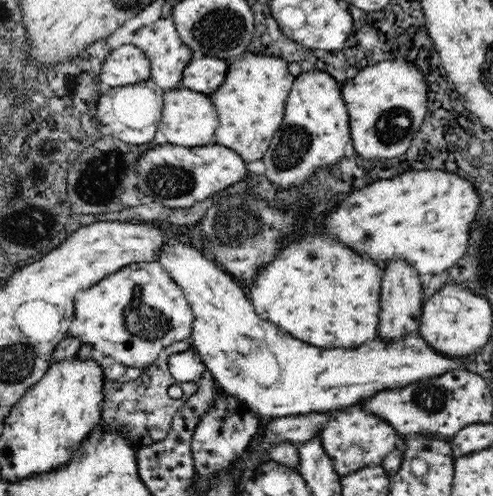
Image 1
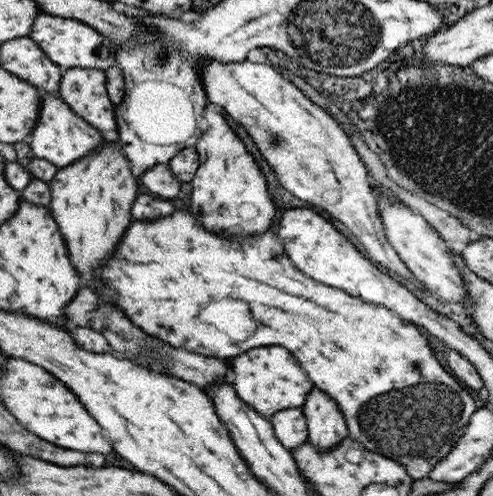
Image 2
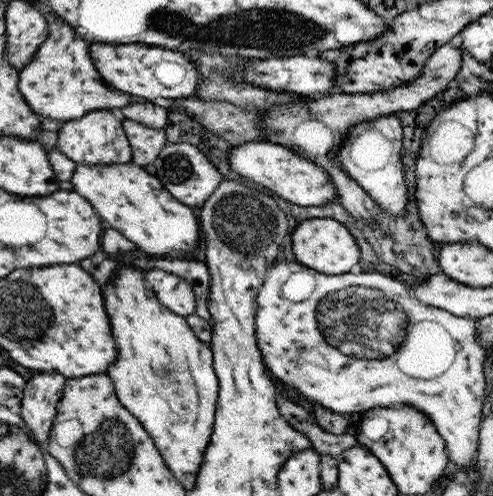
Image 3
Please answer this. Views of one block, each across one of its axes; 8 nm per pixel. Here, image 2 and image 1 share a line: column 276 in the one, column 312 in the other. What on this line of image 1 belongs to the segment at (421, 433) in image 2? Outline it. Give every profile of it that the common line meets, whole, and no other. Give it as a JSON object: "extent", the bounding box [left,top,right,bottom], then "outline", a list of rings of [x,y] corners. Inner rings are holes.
{"extent":[248,236,382,348],"outline":[[[306,236],[296,244],[288,244],[260,272],[262,276],[256,276],[248,298],[262,320],[282,322],[282,330],[318,348],[358,348],[358,344],[378,338],[382,270],[374,260],[364,260],[330,236]],[[306,318],[312,320],[308,328]],[[340,318],[346,322],[340,322]]]}

